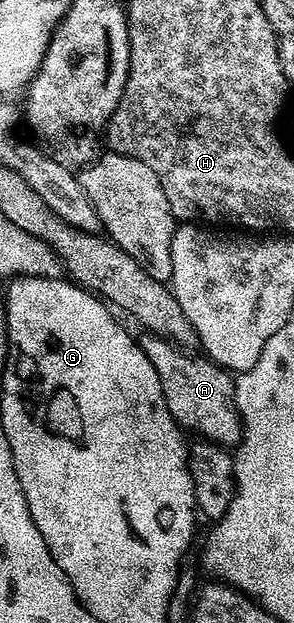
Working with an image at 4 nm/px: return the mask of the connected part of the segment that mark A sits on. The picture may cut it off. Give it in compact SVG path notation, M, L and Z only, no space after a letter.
M145 334L144 337L140 337L139 343L141 349L147 354L147 358L151 358L151 366L155 366L155 370L159 374L159 386L163 386L163 398L167 402L167 410L171 410L171 418L175 418L177 423L181 425L182 429L186 433L197 432L196 434L200 439L210 440L213 444L219 444L222 446L236 446L241 443L241 416L237 412L237 406L233 403L233 386L235 383L234 377L230 373L226 372L225 369L220 368L218 364L214 364L212 360L206 358L204 355L193 356L197 354L190 354L186 349L177 347L172 340L165 340L162 336L154 334Z

